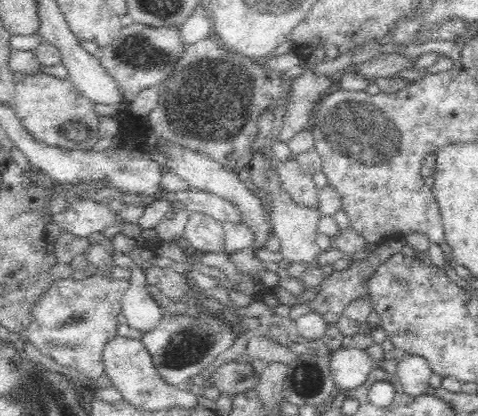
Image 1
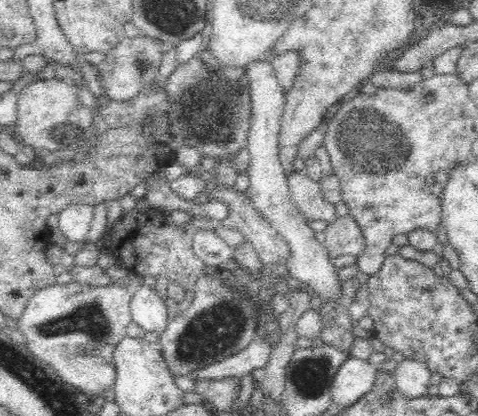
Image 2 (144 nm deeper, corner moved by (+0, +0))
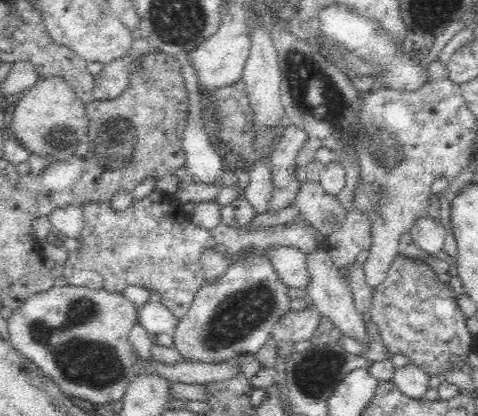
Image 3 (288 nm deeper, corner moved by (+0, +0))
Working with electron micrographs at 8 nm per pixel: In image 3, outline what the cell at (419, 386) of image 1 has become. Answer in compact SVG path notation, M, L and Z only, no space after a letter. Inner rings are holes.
M414 362L406 364L406 366L398 366L396 374L394 374L394 384L400 390L400 394L404 394L406 398L412 400L424 400L426 392L430 390L430 376L426 374L426 370Z

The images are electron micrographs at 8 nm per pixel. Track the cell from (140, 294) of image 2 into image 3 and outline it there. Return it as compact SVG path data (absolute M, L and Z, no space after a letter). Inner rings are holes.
M150 298L136 310L136 316L138 316L138 324L152 338L158 334L170 336L170 334L174 334L174 328L178 326L172 312L162 302L154 302Z

